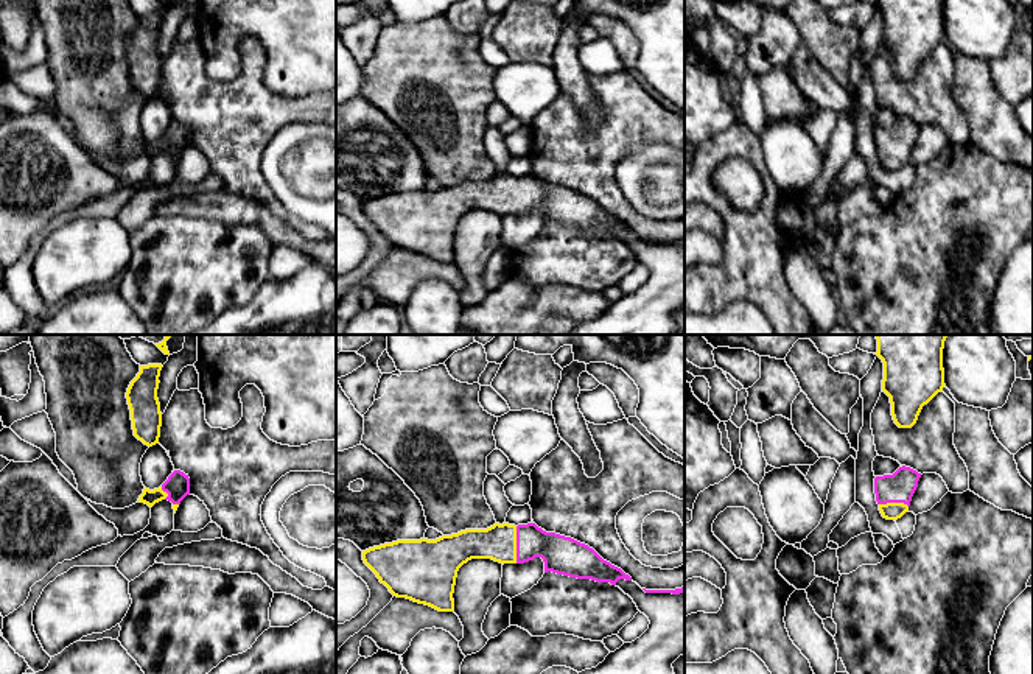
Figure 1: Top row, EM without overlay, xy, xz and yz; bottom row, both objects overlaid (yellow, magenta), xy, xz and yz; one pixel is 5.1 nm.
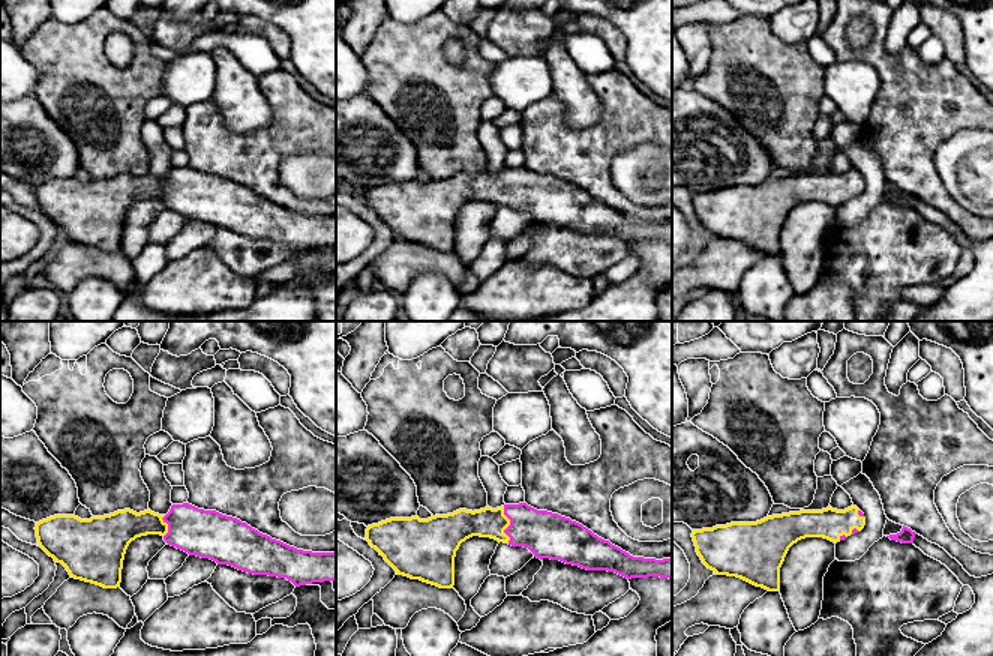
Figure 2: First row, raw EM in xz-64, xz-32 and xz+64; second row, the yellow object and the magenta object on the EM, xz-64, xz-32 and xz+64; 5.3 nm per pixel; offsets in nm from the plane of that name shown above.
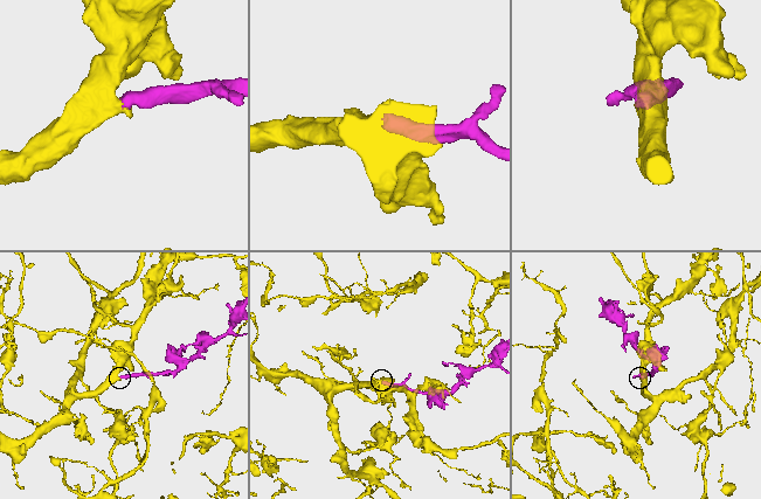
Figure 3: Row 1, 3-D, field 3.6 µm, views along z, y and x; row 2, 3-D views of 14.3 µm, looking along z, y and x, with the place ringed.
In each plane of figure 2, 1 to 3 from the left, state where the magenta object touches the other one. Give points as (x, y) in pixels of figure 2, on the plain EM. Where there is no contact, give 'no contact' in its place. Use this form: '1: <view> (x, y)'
1: xz-64 (167, 189)
2: xz-32 (509, 188)
3: xz+64 (857, 177)

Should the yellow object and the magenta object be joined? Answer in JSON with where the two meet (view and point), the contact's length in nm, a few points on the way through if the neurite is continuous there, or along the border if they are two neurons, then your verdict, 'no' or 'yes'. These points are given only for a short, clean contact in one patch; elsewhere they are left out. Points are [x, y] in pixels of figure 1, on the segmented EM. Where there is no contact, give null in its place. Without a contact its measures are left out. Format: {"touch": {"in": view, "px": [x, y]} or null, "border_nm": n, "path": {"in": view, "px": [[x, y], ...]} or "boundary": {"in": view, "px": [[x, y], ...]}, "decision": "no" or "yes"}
{"touch": {"in": "xz", "px": [515, 545]}, "border_nm": 190, "path": {"in": "xz", "px": [[498, 542], [515, 545], [548, 545], [562, 554]]}, "decision": "yes"}

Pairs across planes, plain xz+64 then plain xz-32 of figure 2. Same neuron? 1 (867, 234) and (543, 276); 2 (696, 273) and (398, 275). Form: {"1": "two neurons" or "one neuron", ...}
{"1": "two neurons", "2": "one neuron"}

